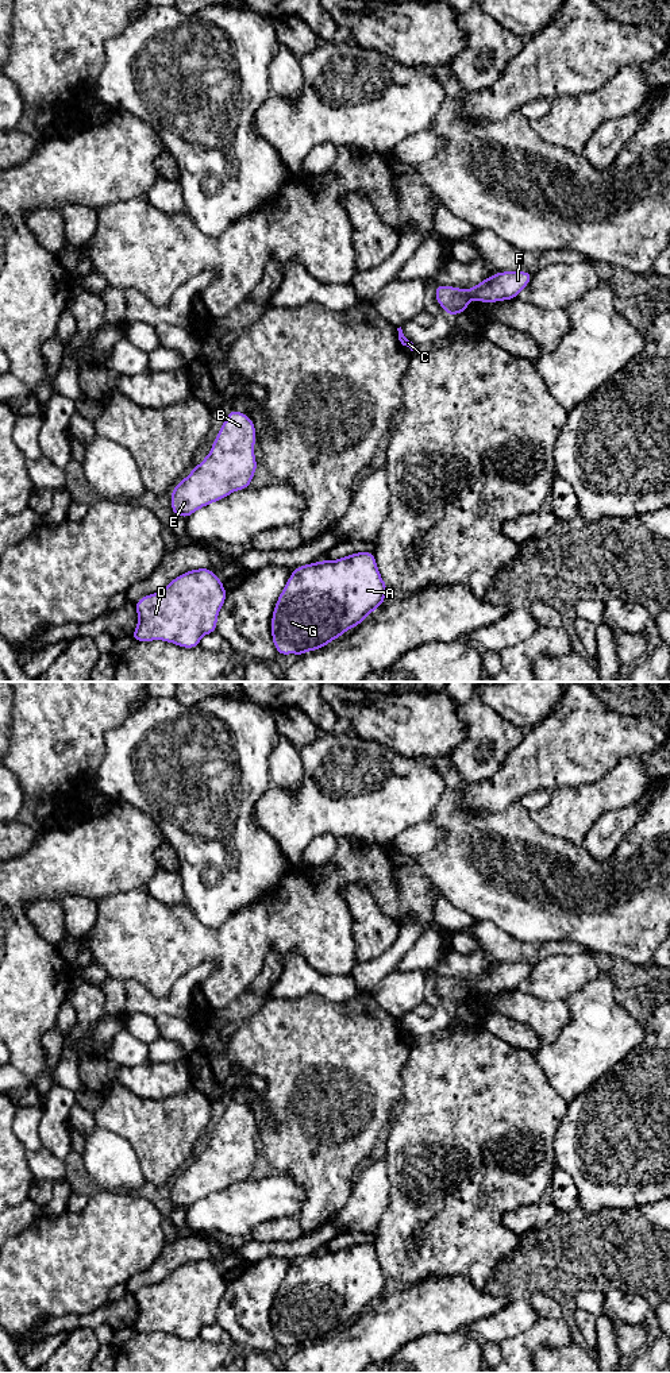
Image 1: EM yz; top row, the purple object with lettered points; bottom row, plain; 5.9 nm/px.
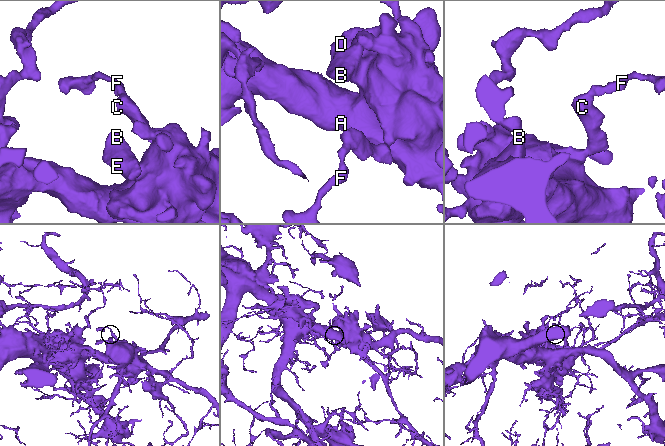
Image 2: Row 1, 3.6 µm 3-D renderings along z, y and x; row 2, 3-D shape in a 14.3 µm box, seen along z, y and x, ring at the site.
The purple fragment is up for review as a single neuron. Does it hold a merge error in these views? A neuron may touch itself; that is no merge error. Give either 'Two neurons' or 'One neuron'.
Two neurons

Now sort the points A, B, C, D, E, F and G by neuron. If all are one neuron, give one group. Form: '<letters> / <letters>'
A B C D E G / F

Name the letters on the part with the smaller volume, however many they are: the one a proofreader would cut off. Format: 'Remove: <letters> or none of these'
Remove: F

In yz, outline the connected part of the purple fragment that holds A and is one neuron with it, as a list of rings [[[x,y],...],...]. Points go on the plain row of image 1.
[[[373,1243],[296,1258],[272,1307],[277,1343],[301,1347],[326,1338],[384,1296],[386,1281]]]

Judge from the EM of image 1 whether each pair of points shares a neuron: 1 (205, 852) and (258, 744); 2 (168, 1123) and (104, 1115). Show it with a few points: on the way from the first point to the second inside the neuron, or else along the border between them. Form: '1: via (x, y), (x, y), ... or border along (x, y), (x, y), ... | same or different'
1: via (216, 887), (241, 872), (242, 806), (250, 795) | same
2: via (151, 1123), (145, 1123), (130, 1115), (120, 1115) | same

